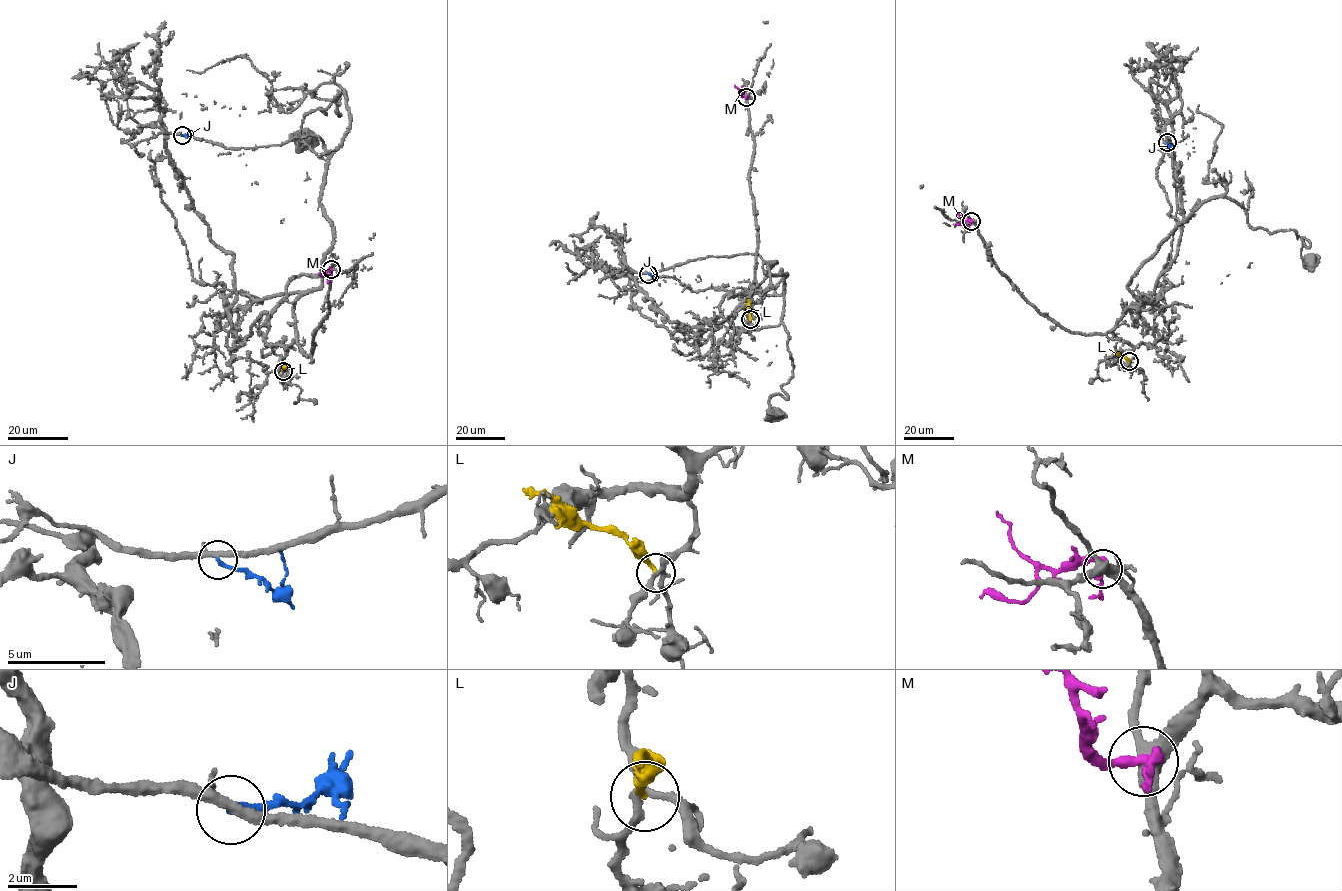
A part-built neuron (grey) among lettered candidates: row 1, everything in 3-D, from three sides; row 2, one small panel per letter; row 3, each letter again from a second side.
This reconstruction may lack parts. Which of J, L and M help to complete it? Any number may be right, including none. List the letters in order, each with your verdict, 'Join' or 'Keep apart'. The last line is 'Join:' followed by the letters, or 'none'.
J: Keep apart
L: Keep apart
M: Keep apart
Join: none

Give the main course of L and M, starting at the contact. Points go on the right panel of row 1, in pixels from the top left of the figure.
L: (1128, 361), (1111, 350)
M: (971, 221), (956, 225)

